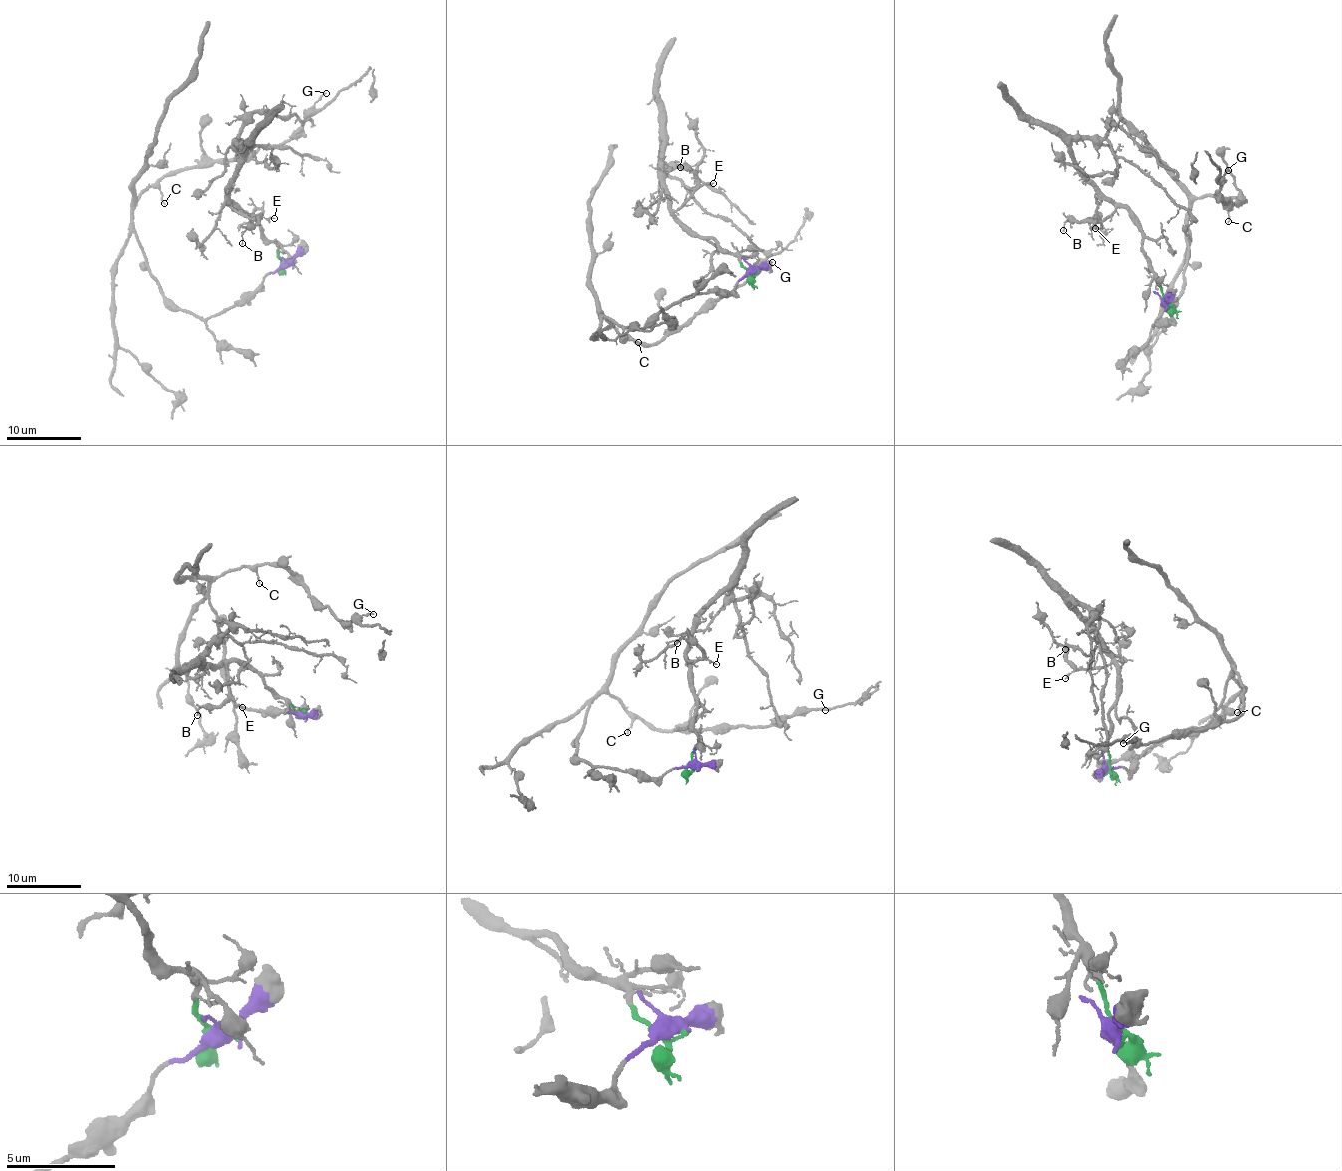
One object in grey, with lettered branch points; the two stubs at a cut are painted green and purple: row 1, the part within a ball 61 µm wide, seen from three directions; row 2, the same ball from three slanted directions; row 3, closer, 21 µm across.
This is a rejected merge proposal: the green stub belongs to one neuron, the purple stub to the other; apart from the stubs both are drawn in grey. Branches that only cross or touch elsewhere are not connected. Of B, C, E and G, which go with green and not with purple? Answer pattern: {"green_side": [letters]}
{"green_side": ["B", "E"]}

